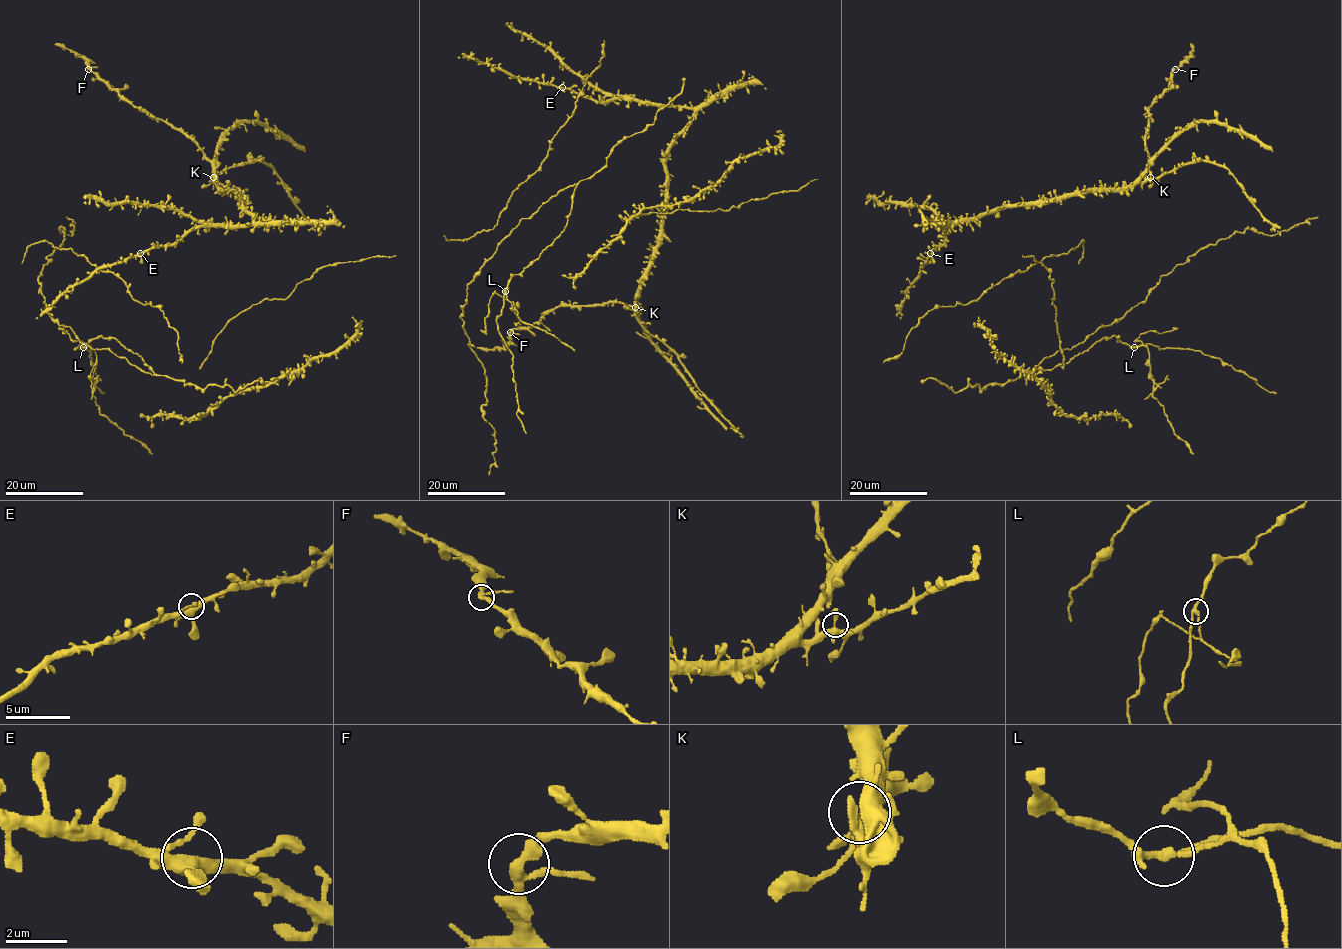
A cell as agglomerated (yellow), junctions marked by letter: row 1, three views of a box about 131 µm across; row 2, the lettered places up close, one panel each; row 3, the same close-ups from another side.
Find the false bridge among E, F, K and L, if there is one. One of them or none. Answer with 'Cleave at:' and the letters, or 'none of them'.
Cleave at: L

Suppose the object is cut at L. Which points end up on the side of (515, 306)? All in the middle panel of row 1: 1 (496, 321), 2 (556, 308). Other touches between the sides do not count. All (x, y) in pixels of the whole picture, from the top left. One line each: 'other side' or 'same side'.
1: other side
2: other side

